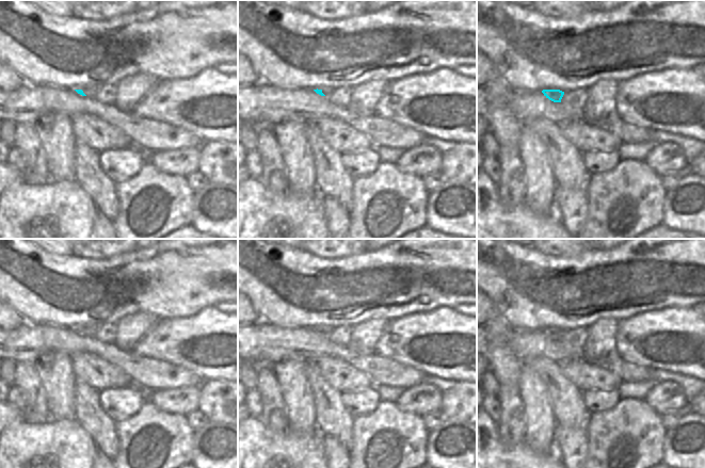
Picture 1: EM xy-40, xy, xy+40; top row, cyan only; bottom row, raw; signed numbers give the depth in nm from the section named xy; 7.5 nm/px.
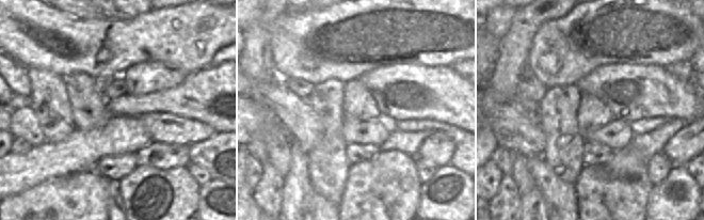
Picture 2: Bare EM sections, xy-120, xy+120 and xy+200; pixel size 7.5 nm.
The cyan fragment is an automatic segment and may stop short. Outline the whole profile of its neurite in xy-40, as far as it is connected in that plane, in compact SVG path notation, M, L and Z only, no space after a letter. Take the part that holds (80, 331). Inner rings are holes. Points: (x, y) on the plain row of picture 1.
M77 326L75 329L82 334L82 335L89 335L91 337L94 337L94 334L99 328L99 326Z

